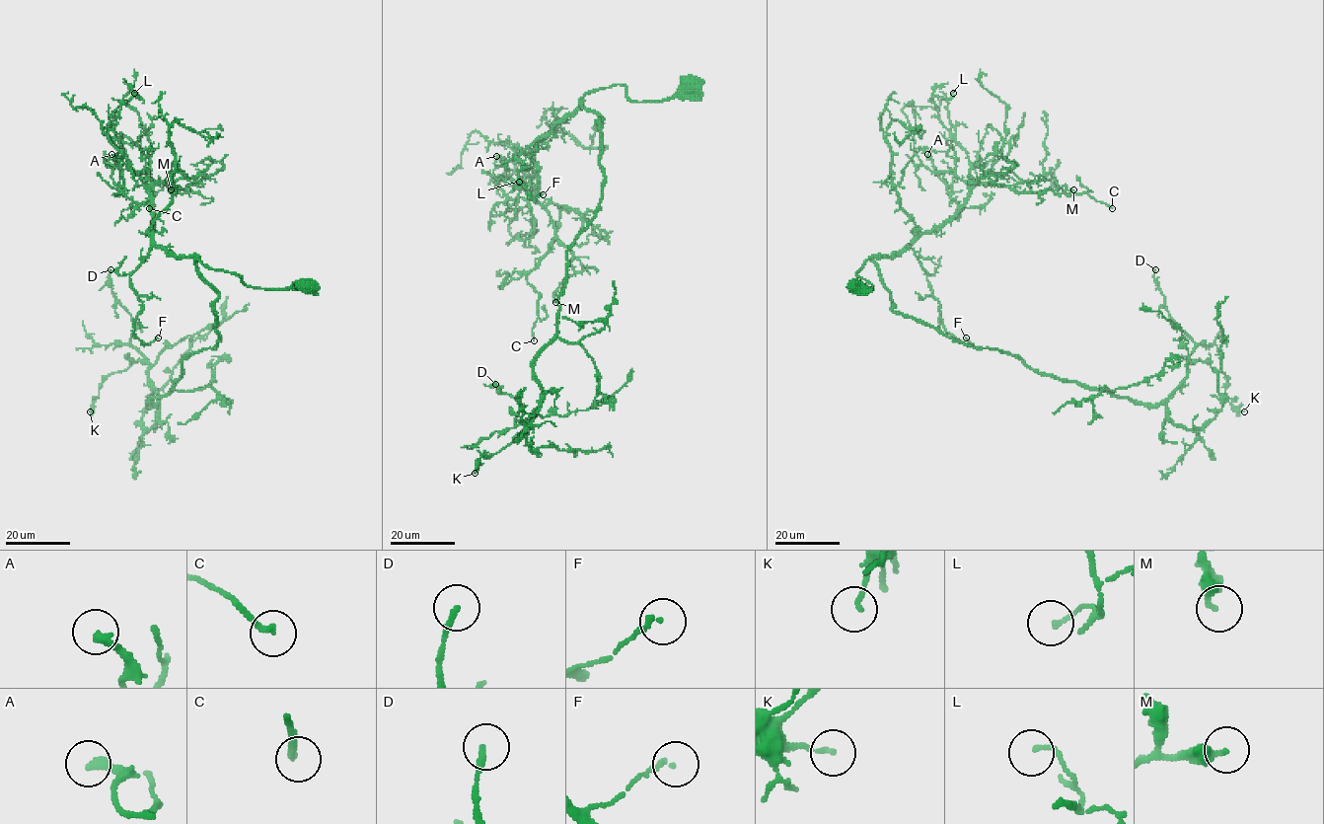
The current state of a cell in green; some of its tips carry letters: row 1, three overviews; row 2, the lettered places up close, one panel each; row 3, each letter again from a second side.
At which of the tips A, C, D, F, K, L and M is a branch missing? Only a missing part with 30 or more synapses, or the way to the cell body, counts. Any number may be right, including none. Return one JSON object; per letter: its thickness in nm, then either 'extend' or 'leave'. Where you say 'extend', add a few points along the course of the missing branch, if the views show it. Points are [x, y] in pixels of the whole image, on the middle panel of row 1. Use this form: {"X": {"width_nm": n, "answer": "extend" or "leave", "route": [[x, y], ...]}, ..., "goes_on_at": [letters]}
{"A": {"width_nm": 260, "answer": "leave"}, "C": {"width_nm": 200, "answer": "leave"}, "D": {"width_nm": 180, "answer": "extend", "route": [[495, 384], [492, 382], [520, 365]]}, "F": {"width_nm": 150, "answer": "leave"}, "K": {"width_nm": 130, "answer": "leave"}, "L": {"width_nm": 130, "answer": "leave"}, "M": {"width_nm": 320, "answer": "leave"}, "goes_on_at": ["D"]}

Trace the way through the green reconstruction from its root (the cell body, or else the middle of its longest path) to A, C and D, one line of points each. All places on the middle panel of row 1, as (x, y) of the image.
A: (695, 83), (660, 101), (632, 102), (620, 85), (590, 90), (538, 141), (535, 187), (510, 179), (496, 156)
C: (695, 83), (660, 101), (590, 90), (538, 141), (535, 199), (554, 238), (527, 276), (534, 340)
D: (695, 83), (580, 99), (604, 183), (534, 363), (542, 403), (516, 424), (495, 384)

